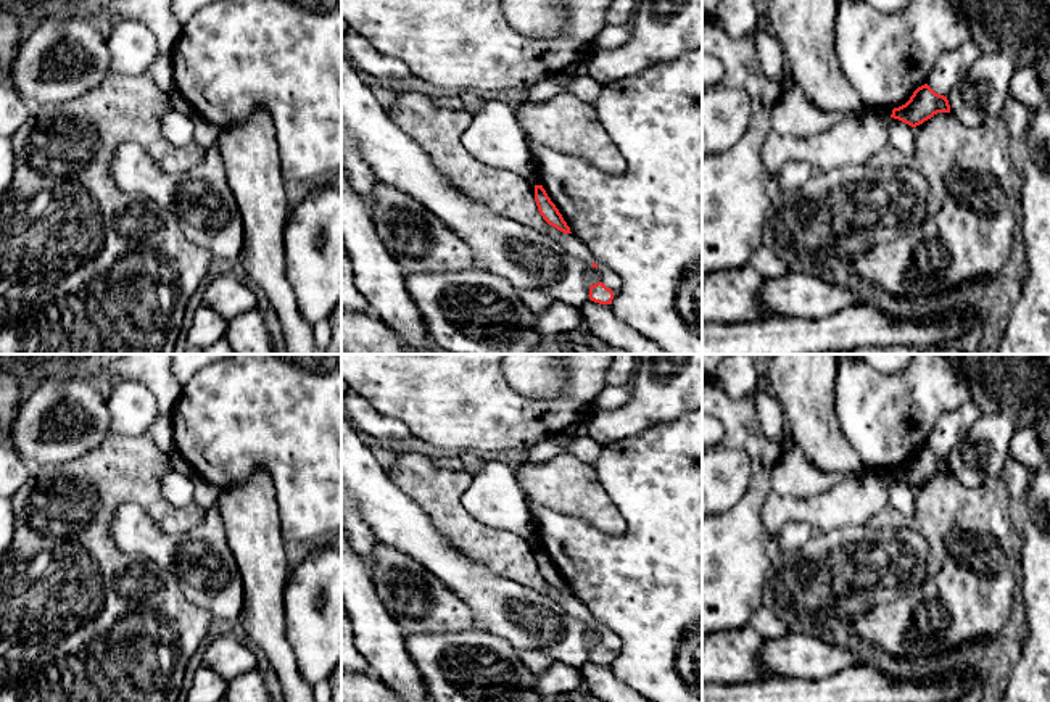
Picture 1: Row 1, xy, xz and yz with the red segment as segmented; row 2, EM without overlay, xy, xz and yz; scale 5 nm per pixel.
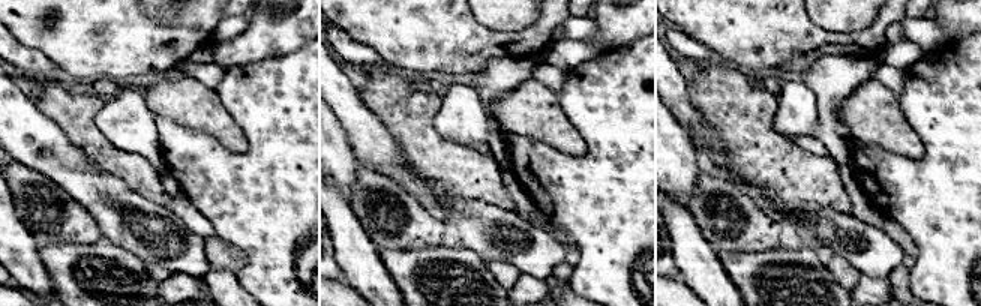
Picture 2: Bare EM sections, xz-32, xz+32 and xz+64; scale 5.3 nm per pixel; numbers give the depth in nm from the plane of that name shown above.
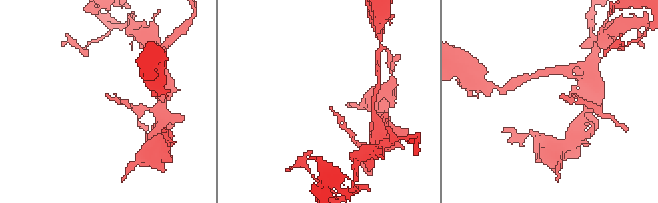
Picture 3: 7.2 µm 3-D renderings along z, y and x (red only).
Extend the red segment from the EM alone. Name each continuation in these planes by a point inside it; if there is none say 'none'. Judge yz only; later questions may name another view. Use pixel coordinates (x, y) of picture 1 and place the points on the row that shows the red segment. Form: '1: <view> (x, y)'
none

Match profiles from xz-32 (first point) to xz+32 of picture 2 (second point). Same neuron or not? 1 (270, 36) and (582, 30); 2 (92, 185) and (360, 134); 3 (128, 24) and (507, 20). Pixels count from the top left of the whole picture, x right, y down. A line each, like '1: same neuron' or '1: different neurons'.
1: different neurons
2: same neuron
3: different neurons

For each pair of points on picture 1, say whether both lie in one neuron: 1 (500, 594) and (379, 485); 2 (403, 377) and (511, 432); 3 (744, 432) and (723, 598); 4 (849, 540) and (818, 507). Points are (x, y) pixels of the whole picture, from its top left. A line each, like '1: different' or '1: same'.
1: same
2: same
3: same
4: different

